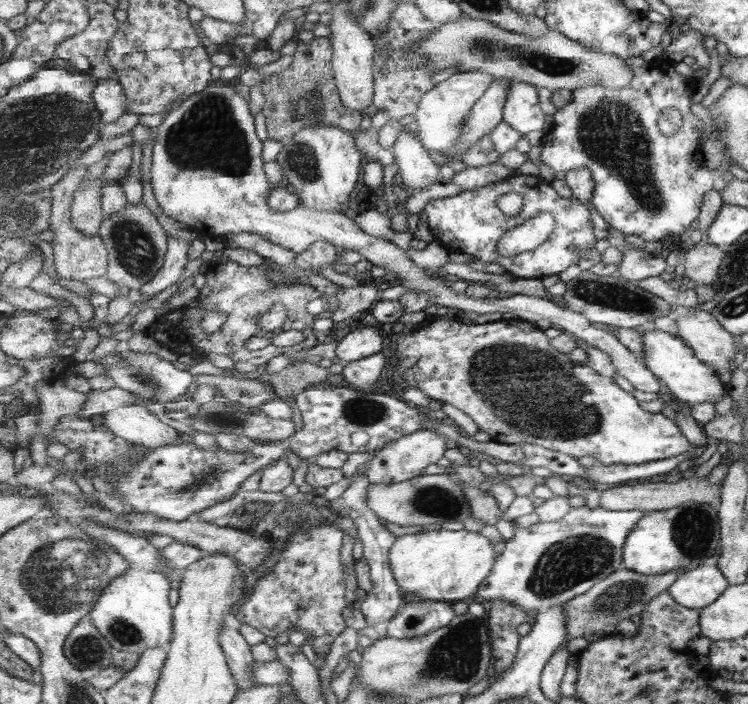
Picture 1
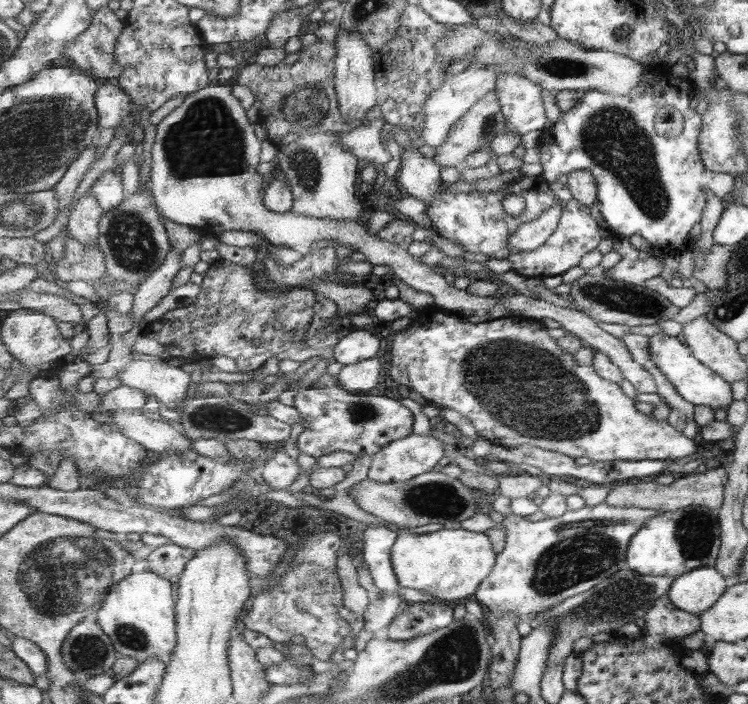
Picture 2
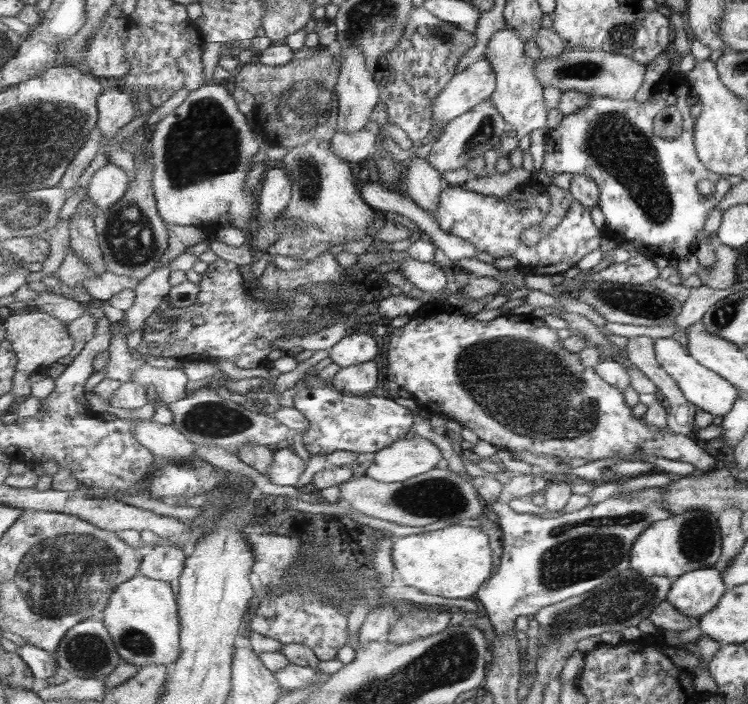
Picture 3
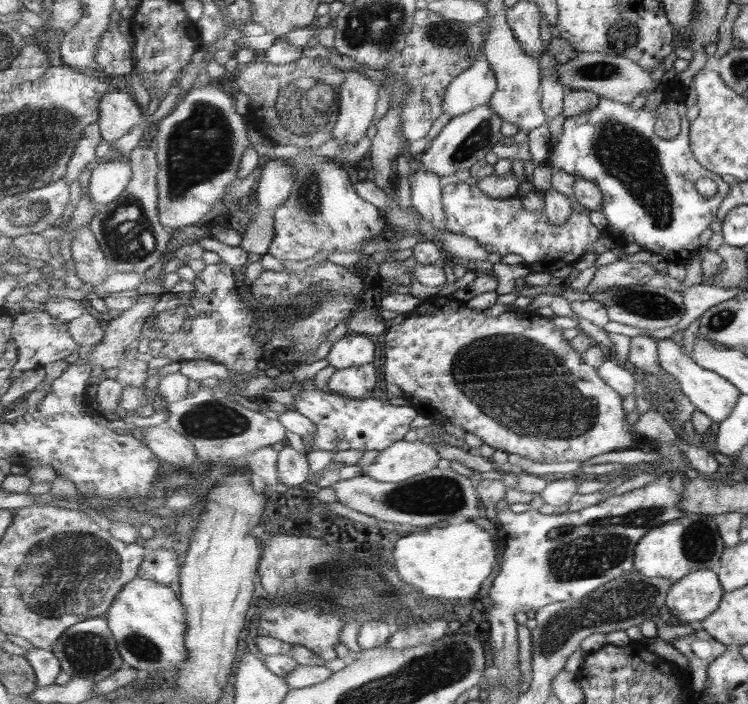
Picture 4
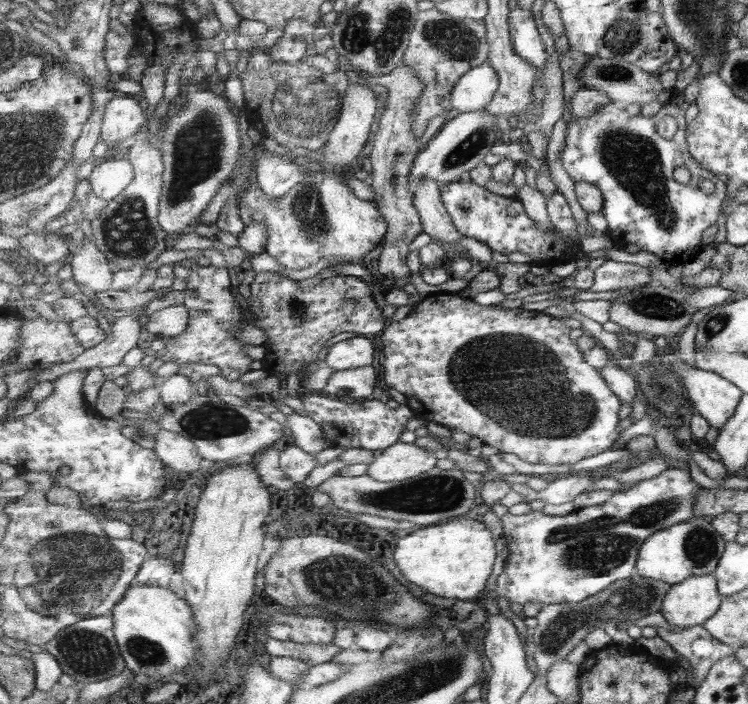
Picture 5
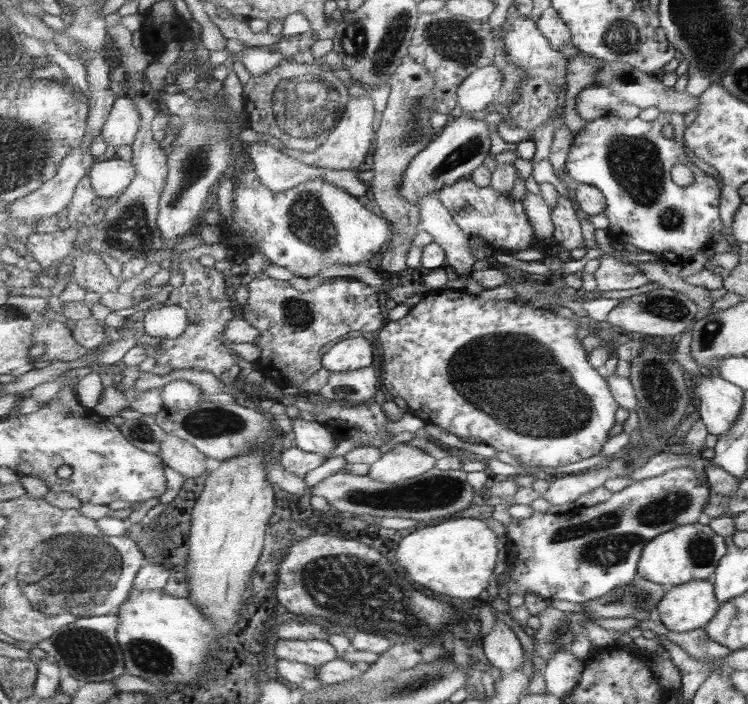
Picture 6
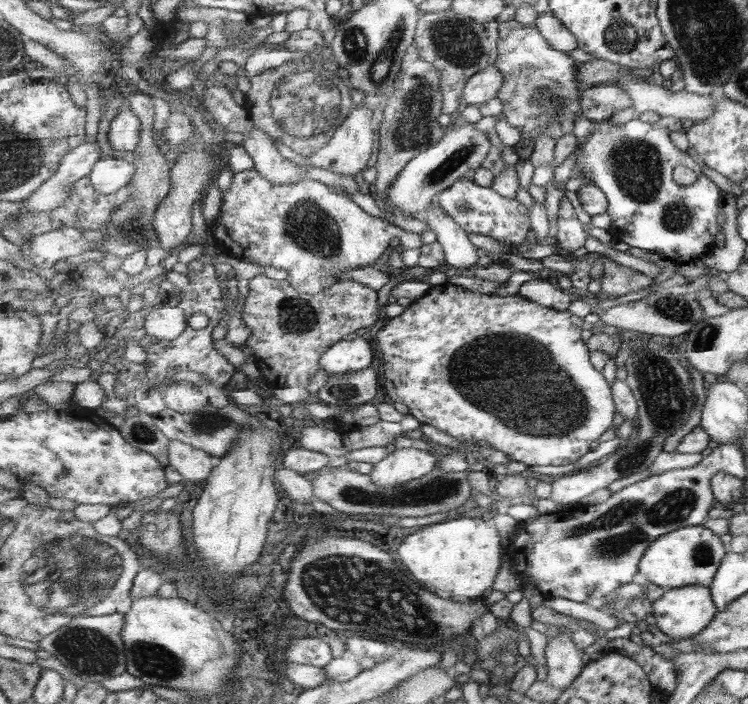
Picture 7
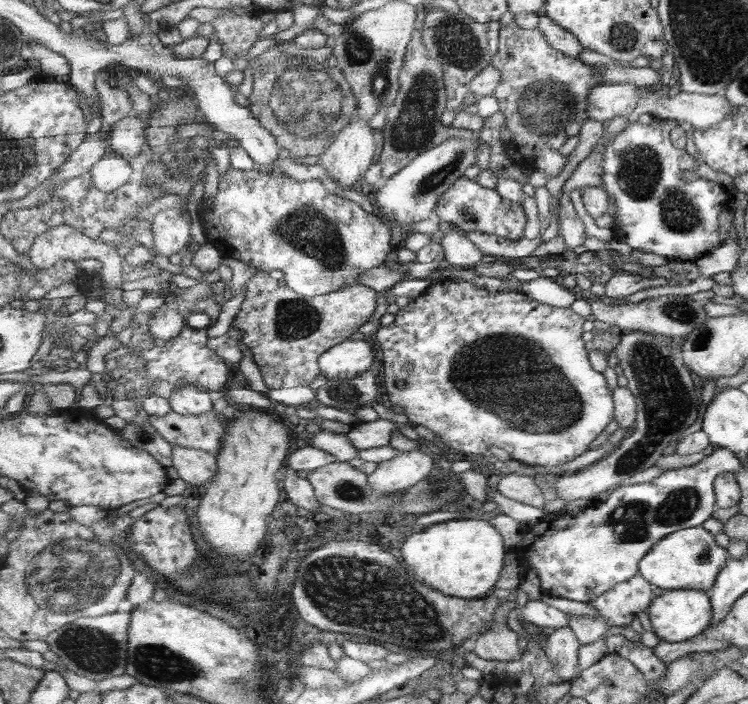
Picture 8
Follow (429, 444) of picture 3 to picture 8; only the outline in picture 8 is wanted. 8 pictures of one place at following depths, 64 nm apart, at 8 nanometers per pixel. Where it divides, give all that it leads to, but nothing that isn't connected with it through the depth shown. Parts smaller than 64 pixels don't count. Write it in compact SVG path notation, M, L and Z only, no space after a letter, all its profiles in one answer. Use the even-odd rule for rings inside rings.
M421 450L399 451L397 456L391 460L381 462L374 474L369 475L369 485L380 493L399 493L410 489L413 485L425 481L434 475L433 456L421 452Z

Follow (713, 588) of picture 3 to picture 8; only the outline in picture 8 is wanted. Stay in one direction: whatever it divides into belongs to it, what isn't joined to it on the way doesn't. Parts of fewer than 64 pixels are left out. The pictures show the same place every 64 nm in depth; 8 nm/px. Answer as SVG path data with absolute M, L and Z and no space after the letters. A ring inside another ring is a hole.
M697 589L685 590L664 590L661 596L656 596L651 602L651 606L646 611L649 614L653 632L660 638L669 642L685 642L697 635L705 632L709 624L713 622L713 603L707 591Z

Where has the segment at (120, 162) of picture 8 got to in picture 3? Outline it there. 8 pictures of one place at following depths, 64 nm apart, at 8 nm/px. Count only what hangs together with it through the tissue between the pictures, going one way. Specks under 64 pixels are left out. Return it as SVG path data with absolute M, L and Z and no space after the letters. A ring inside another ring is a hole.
M107 163L92 176L87 194L99 209L109 209L123 199L128 192L127 187L129 187L127 172L113 163Z

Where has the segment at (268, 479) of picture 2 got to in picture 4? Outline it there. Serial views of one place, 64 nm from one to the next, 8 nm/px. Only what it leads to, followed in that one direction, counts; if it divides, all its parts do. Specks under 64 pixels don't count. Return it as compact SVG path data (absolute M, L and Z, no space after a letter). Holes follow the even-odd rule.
M287 444L280 450L277 468L283 484L287 487L299 486L307 482L311 464L309 464L308 454Z

